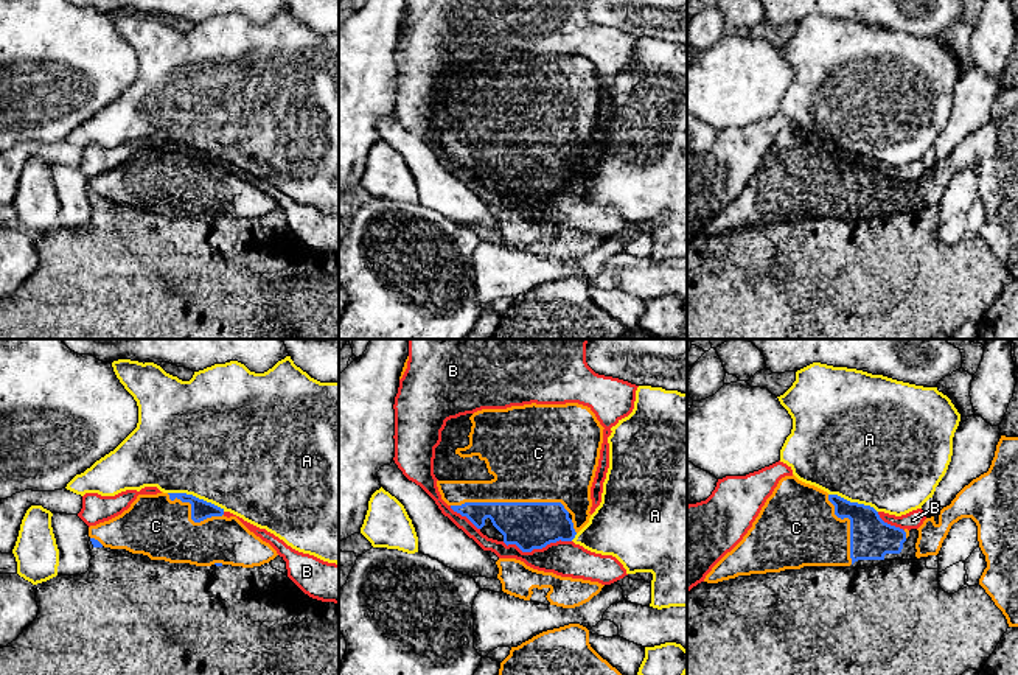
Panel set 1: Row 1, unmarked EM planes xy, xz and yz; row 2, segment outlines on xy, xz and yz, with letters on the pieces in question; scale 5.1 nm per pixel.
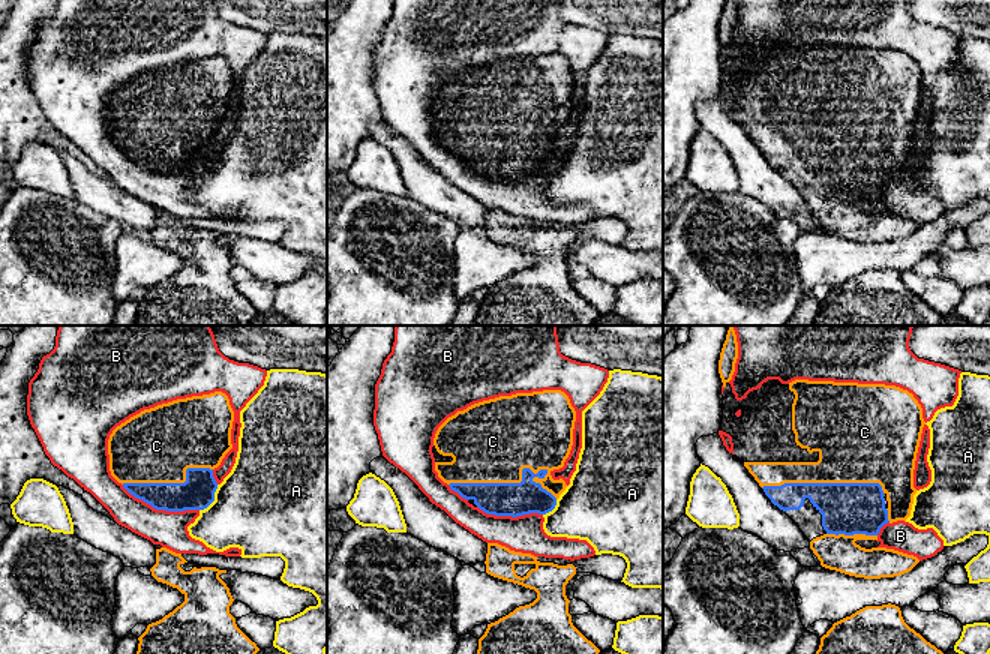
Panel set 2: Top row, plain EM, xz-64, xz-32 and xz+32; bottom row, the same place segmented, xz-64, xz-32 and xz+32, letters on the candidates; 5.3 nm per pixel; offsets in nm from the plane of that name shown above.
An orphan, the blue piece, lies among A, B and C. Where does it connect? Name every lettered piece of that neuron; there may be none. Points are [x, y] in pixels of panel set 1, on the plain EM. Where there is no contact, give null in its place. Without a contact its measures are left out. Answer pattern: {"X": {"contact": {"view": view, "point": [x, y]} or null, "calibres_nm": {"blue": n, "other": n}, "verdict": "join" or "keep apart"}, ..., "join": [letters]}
{"A": {"contact": {"view": "xy", "point": [195, 148]}, "calibres_nm": {"blue": 100, "other": 500}, "verdict": "keep apart"}, "B": {"contact": {"view": "xz", "point": [536, 199]}, "calibres_nm": {"blue": 240, "other": 190}, "verdict": "keep apart"}, "C": {"contact": {"view": "xz", "point": [510, 154]}, "calibres_nm": {"blue": 240, "other": 440}, "verdict": "join"}, "join": ["C"]}

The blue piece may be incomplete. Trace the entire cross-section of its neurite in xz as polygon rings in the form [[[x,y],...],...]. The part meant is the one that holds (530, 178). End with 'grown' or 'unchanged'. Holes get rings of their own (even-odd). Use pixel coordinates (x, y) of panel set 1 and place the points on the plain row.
[[[532,54],[507,61],[482,61],[451,70],[441,82],[434,110],[441,151],[477,180],[482,180],[490,170],[504,187],[504,194],[516,196],[522,204],[542,201],[560,191],[572,193],[591,170],[591,138],[598,118],[603,81],[591,59],[578,54]]] | grown

